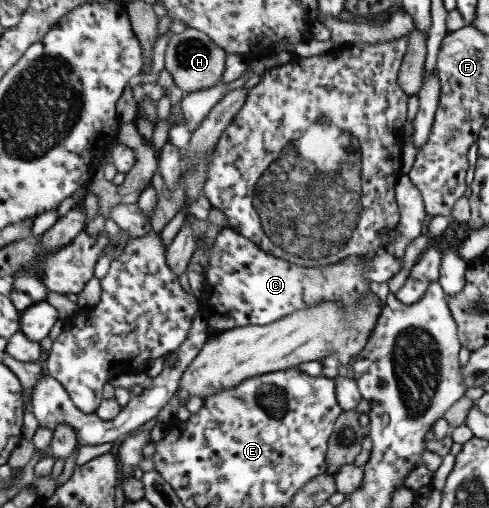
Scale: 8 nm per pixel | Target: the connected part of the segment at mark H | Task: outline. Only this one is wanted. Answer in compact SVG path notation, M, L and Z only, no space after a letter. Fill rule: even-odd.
M187 27L181 33L173 34L165 51L165 68L173 75L177 88L185 93L215 86L225 73L227 53L218 47L207 34Z

